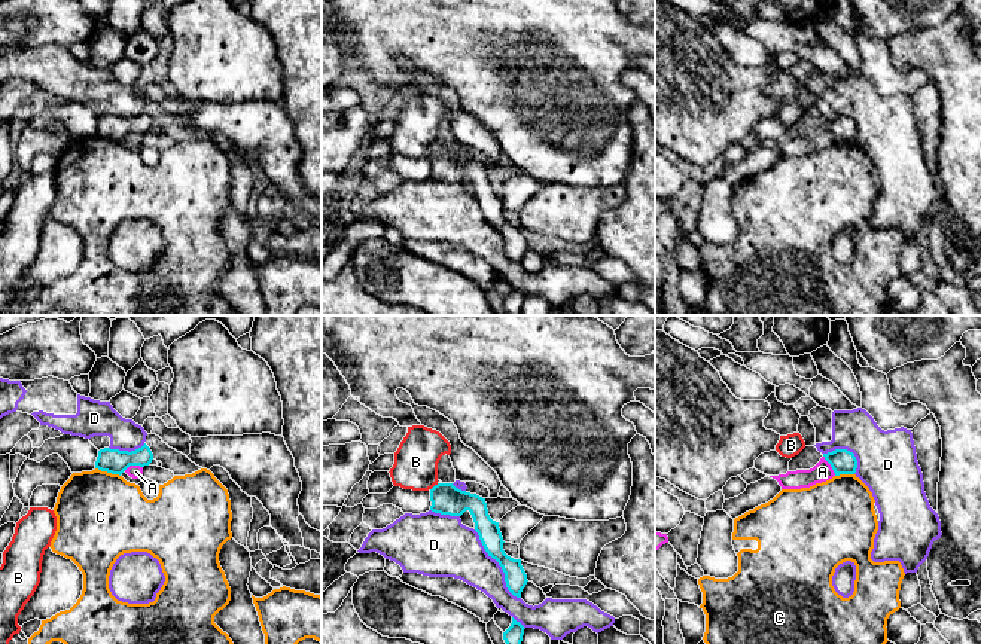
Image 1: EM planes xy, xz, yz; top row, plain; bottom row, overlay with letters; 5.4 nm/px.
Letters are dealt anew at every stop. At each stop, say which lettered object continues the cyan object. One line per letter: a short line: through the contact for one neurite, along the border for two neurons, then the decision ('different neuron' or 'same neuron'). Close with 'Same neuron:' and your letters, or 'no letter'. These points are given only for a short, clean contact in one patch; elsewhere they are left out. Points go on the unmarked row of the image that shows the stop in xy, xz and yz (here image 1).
A: line yz (823, 122), (835, 142); different neuron
B: line xz (438, 150), (430, 156); different neuron
C: line xy (96, 134), (119, 143); different neuron
D: different neuron
Same neuron: no letter

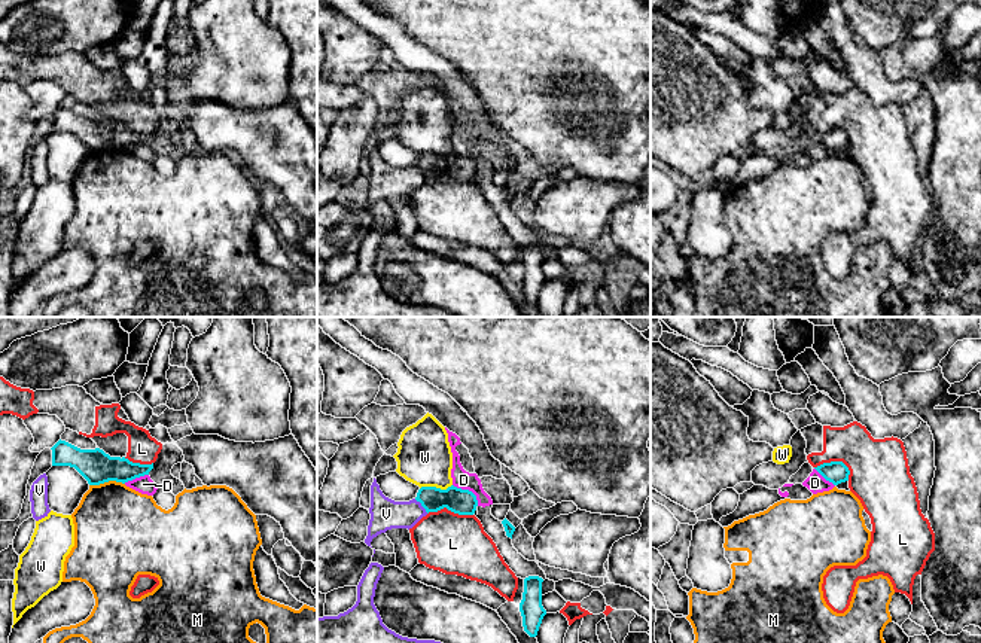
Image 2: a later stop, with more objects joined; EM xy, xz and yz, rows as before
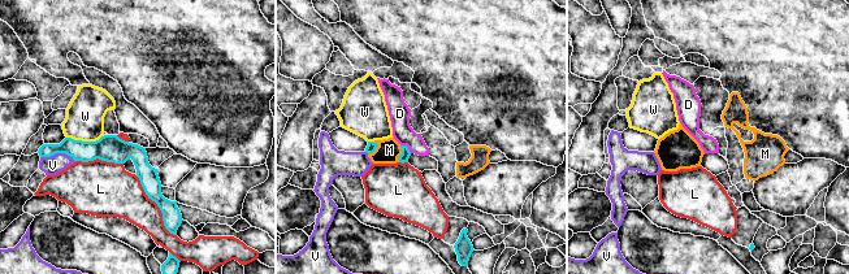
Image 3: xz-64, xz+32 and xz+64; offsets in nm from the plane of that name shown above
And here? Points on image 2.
D: line xz (453, 151), (468, 155), (475, 162), (478, 171); different neuron
L: different neuron
M: line xy (124, 149), (104, 148), (90, 152); different neuron
V: line xz (414, 165), (427, 179); different neuron
W: line xz (451, 151), (445, 155), (420, 155); different neuron
Same neuron: no letter

